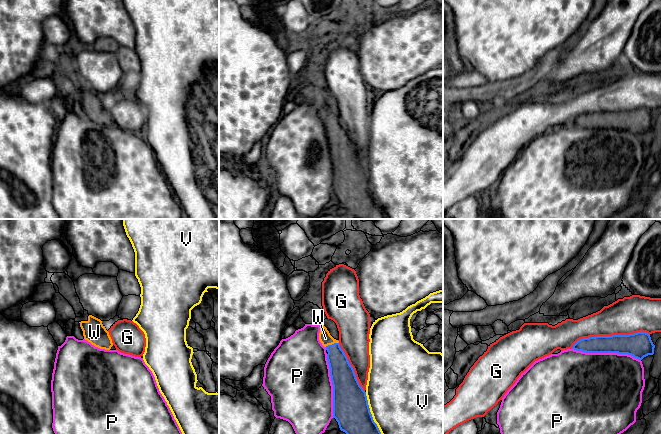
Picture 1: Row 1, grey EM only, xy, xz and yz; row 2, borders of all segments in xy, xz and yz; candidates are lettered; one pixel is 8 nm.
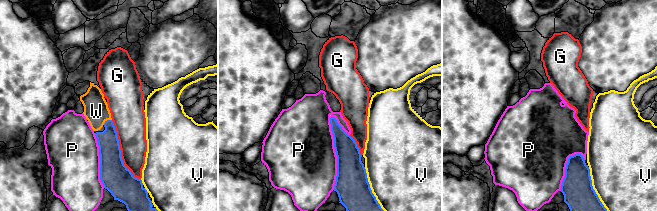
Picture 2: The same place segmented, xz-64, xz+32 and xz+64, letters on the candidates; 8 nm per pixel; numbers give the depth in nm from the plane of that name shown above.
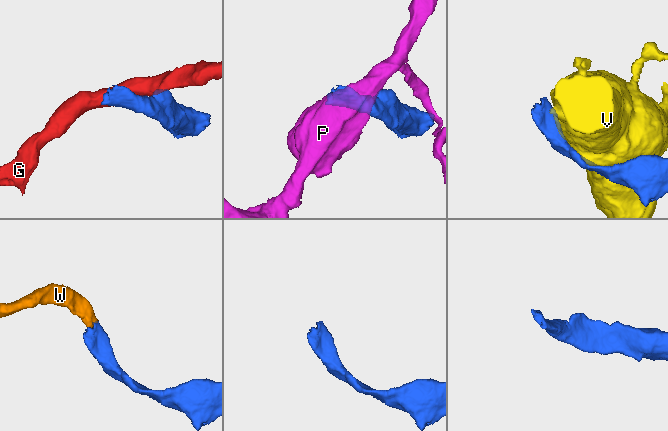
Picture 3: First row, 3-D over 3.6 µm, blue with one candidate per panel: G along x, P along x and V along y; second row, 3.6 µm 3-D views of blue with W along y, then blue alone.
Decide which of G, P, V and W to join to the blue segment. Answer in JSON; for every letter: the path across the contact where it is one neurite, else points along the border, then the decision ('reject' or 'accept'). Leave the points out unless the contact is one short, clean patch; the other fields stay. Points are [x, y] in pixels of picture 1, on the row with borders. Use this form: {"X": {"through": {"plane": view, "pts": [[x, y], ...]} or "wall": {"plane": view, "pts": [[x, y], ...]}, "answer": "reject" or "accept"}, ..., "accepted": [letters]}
{"G": {"answer": "reject"}, "P": {"answer": "reject"}, "V": {"answer": "reject"}, "W": {"through": {"plane": "xz", "pts": [[342, 373], [332, 344], [325, 338]]}, "answer": "accept"}, "accepted": ["W"]}

